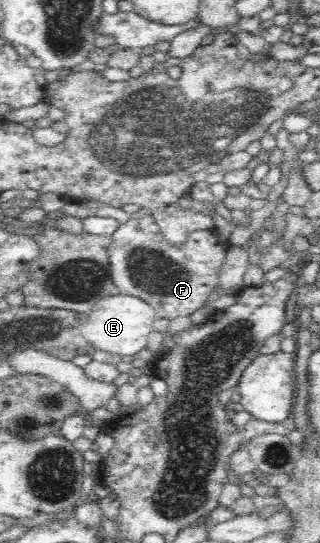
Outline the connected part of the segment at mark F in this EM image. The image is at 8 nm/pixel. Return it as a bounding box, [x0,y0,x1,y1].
[108,214,229,321]

